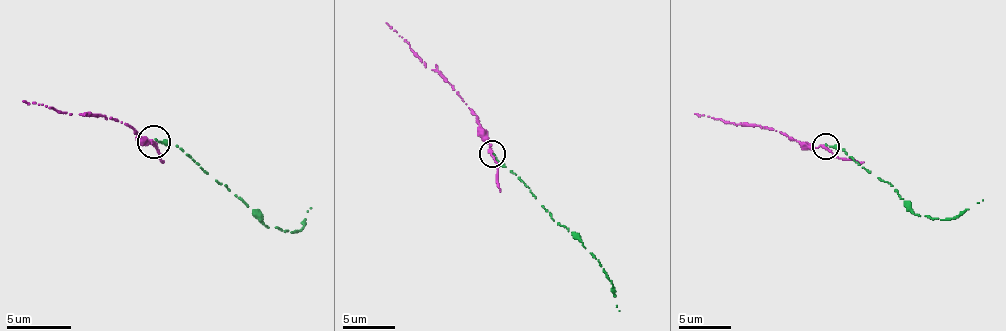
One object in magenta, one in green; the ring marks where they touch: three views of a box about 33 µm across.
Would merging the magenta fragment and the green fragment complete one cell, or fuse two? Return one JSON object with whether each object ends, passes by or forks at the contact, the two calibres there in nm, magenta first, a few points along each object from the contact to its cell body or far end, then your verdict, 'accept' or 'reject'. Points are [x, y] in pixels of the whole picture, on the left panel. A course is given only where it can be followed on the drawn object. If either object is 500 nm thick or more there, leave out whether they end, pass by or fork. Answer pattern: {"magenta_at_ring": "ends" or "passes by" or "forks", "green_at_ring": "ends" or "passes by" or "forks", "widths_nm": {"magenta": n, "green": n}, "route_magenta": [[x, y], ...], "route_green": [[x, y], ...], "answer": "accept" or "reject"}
{"magenta_at_ring": "passes by", "green_at_ring": "ends", "widths_nm": {"magenta": 260, "green": 140}, "route_magenta": [[154, 142], [119, 120], [70, 113], [22, 100]], "route_green": [[154, 139], [177, 145], [200, 168], [226, 184], [264, 226], [297, 233], [310, 207]], "answer": "reject"}

